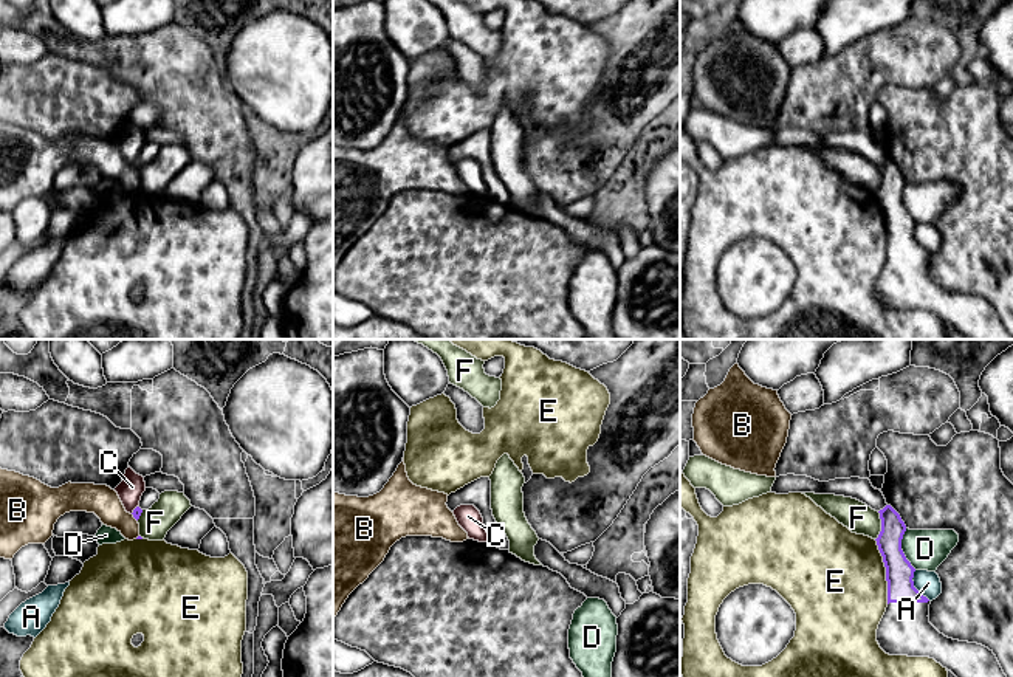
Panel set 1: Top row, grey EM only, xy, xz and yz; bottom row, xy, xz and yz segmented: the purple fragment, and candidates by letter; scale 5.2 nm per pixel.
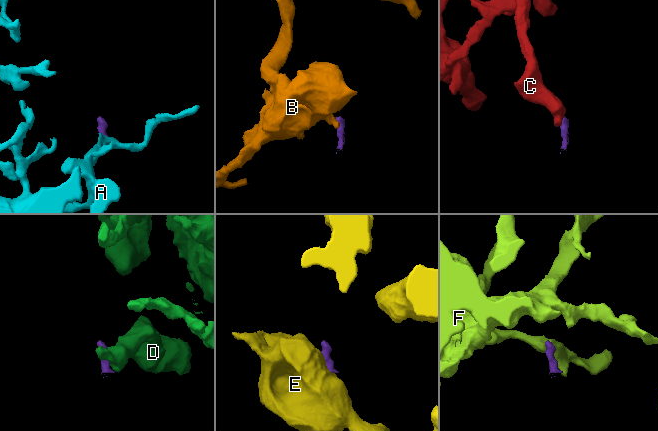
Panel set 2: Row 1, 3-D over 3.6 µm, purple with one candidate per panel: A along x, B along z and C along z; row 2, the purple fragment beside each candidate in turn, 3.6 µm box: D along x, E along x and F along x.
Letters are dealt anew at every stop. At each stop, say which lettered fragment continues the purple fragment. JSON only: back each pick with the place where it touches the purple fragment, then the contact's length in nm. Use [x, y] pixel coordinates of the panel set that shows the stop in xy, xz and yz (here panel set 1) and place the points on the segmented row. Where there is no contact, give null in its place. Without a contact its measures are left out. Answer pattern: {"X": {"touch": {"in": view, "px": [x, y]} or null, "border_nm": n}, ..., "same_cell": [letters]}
{"same_cell": []}

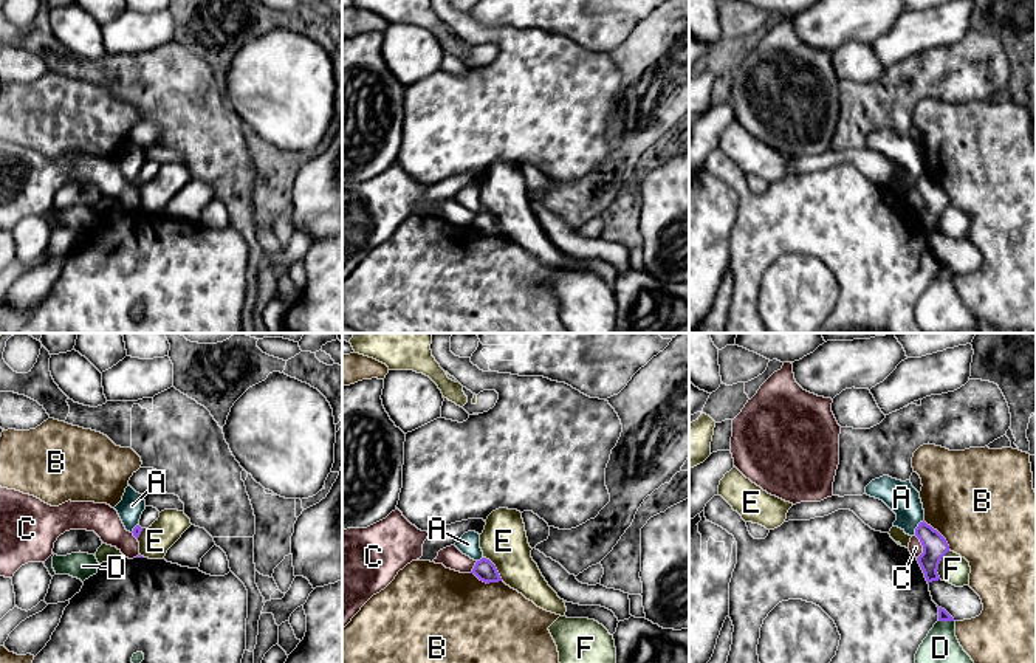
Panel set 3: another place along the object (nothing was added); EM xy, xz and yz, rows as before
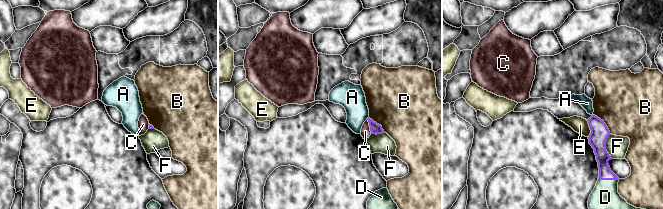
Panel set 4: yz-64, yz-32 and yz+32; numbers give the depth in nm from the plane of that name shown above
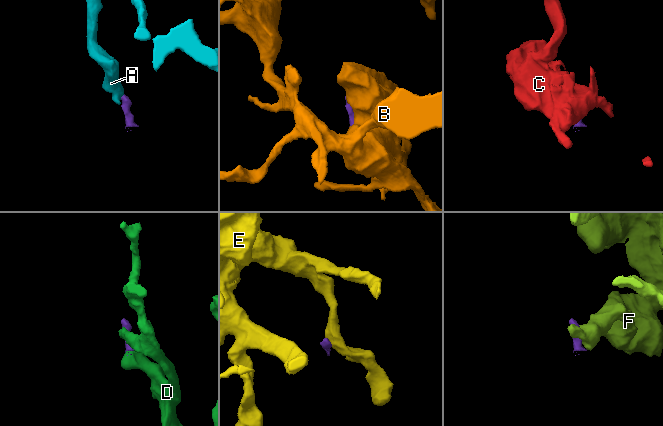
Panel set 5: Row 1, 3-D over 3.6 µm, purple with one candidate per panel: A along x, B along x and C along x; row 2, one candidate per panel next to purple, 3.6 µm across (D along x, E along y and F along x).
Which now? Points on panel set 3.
{"D": {"touch": {"in": "yz", "px": [946, 620]}, "border_nm": 80}, "same_cell": ["D"]}

